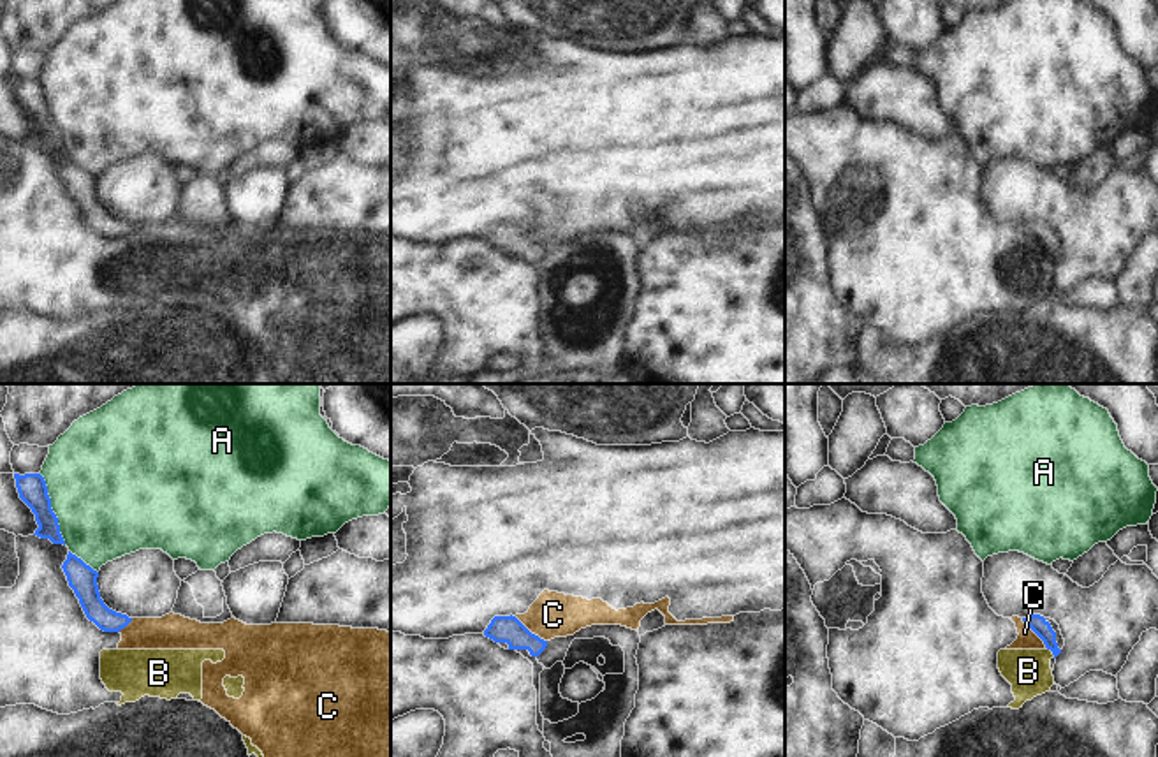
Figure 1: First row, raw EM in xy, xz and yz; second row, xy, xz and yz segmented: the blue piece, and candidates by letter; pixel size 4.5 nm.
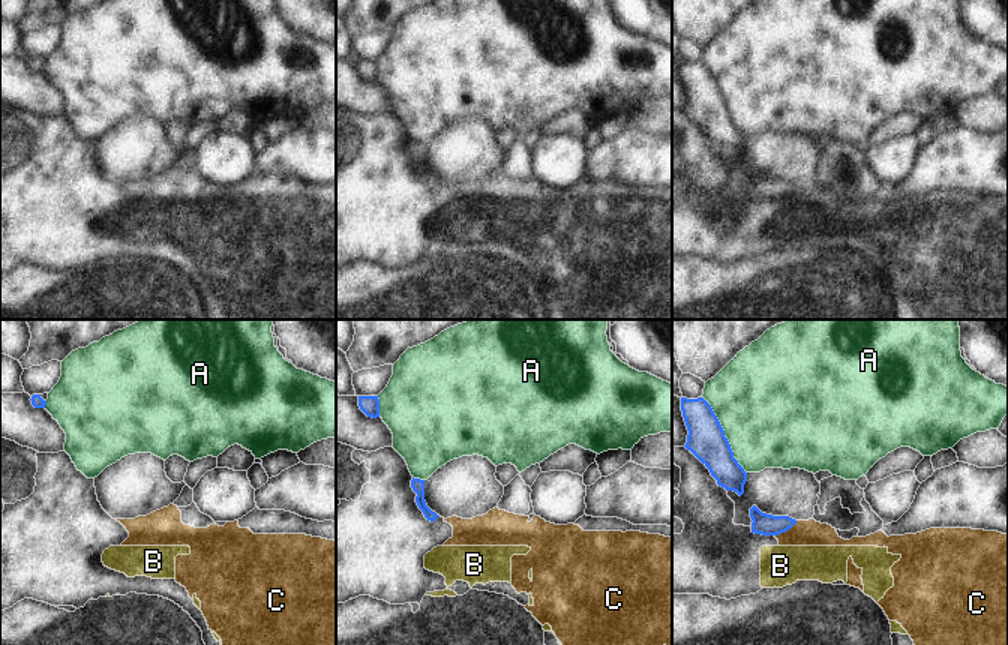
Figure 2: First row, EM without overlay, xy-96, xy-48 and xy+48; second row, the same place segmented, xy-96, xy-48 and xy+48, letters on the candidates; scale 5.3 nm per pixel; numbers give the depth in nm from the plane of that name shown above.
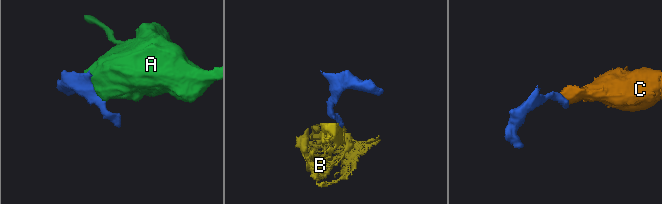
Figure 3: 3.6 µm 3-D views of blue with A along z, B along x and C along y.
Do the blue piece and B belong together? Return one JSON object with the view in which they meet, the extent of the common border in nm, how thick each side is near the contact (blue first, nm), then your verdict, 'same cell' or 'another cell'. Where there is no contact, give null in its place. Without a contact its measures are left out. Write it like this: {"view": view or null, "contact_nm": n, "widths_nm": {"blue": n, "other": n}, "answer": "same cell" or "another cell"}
{"view": "yz", "contact_nm": 60, "widths_nm": {"blue": 80, "other": 200}, "answer": "another cell"}

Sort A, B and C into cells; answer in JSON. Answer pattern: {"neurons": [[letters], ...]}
{"neurons": [["A"], ["B", "C"]]}

